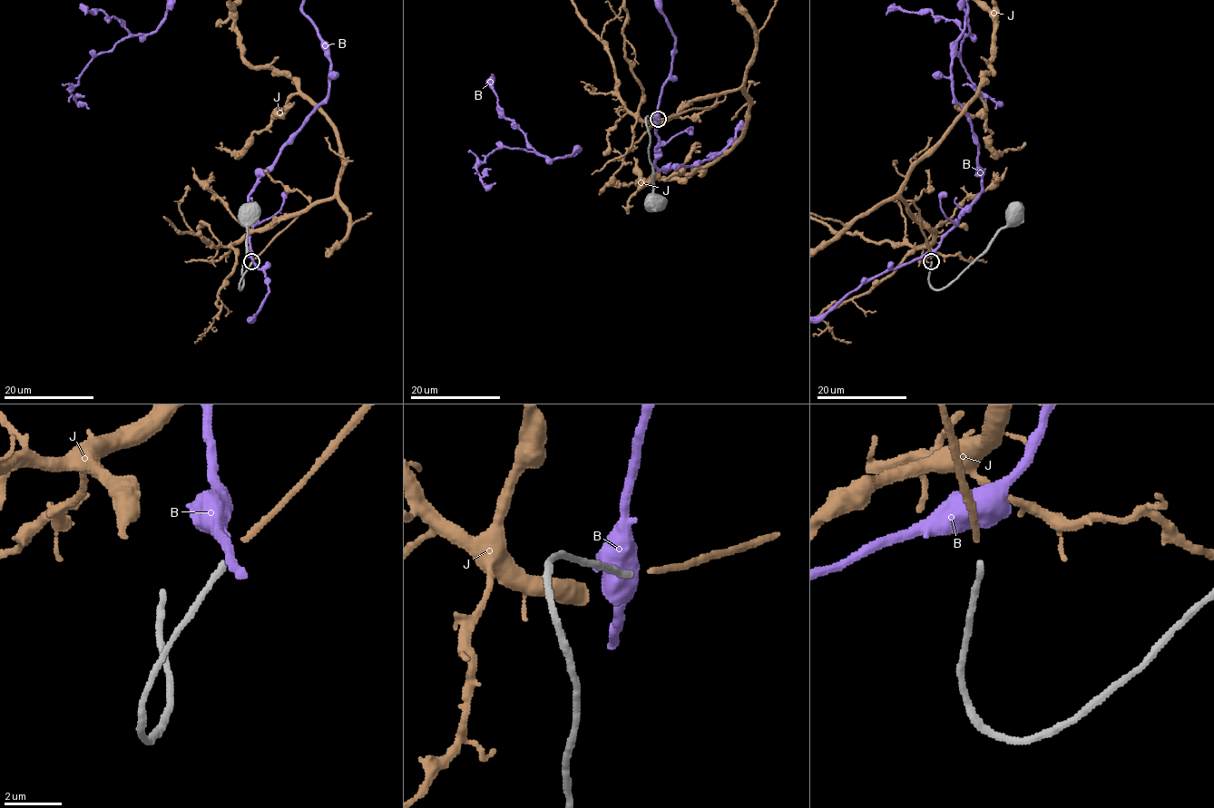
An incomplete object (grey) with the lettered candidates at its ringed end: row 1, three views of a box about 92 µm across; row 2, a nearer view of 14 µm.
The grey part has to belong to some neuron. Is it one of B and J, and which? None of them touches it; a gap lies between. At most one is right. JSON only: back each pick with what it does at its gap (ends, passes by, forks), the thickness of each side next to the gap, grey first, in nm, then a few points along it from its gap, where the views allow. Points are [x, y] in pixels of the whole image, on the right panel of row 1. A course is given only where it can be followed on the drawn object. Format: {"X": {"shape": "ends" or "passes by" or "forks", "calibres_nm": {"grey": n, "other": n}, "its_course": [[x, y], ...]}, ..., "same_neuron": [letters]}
{"J": {"shape": "ends", "calibres_nm": {"grey": 240, "other": 220}}, "same_neuron": ["J"]}

